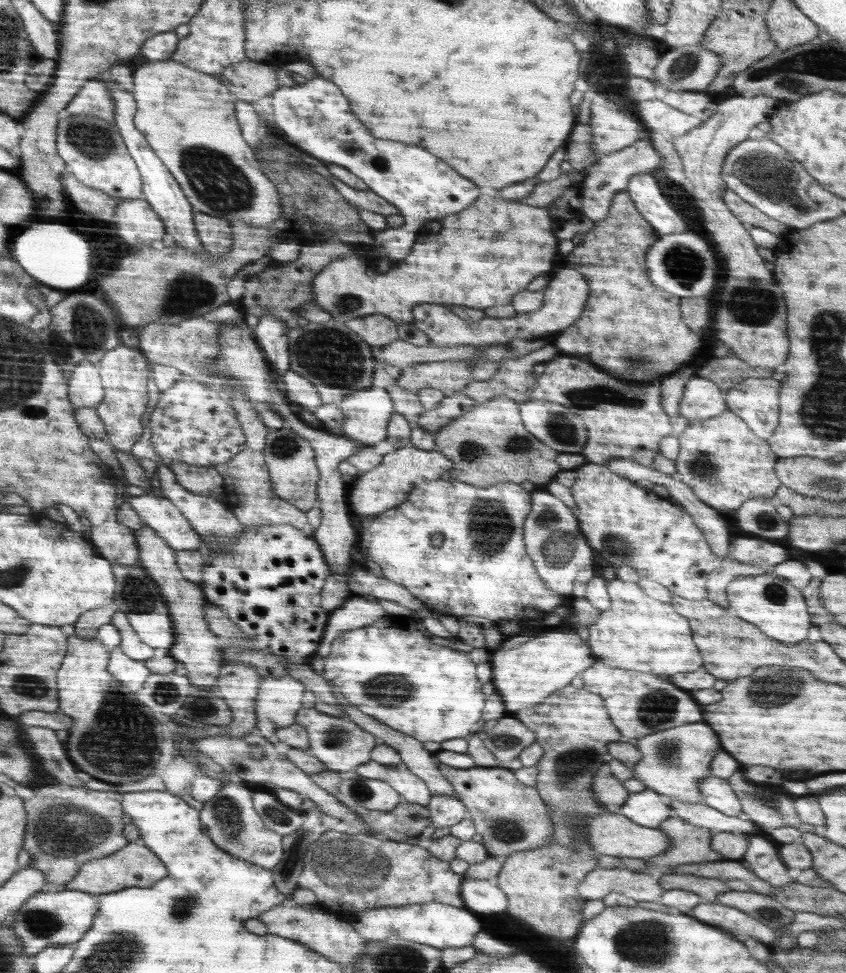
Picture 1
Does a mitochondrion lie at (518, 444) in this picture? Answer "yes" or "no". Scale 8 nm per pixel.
yes

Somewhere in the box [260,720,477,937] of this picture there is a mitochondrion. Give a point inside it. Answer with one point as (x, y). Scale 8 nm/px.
(353, 869)

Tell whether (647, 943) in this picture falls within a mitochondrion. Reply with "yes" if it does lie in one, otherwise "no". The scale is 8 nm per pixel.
yes

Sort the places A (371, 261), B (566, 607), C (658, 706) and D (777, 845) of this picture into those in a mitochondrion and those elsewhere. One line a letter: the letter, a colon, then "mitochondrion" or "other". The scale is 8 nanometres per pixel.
A: other
B: other
C: mitochondrion
D: other

